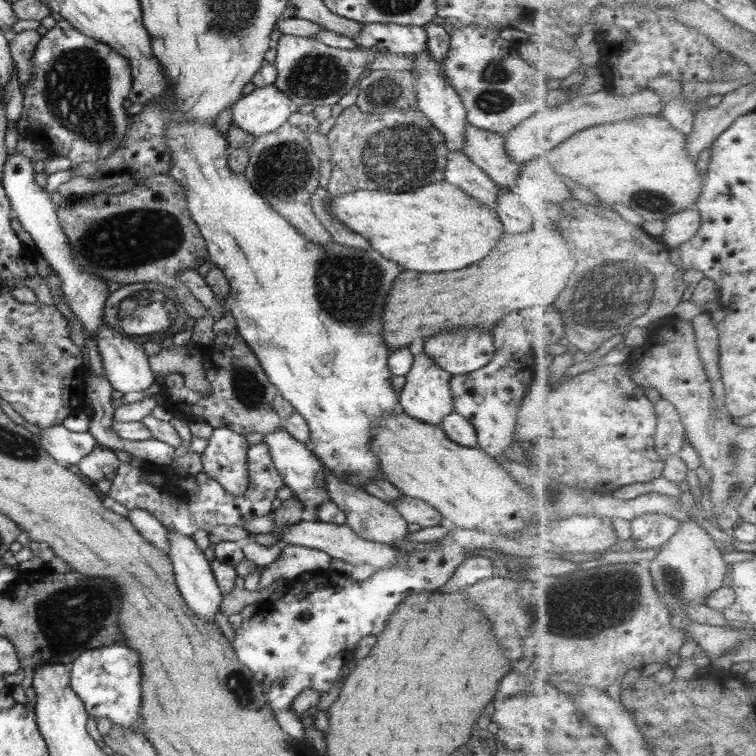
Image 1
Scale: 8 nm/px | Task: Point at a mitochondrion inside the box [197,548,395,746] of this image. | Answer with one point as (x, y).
(237, 682)

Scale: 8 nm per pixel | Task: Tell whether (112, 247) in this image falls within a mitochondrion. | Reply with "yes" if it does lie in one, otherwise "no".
yes

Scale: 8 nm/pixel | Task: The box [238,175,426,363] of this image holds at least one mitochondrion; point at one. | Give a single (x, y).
(334, 270)

